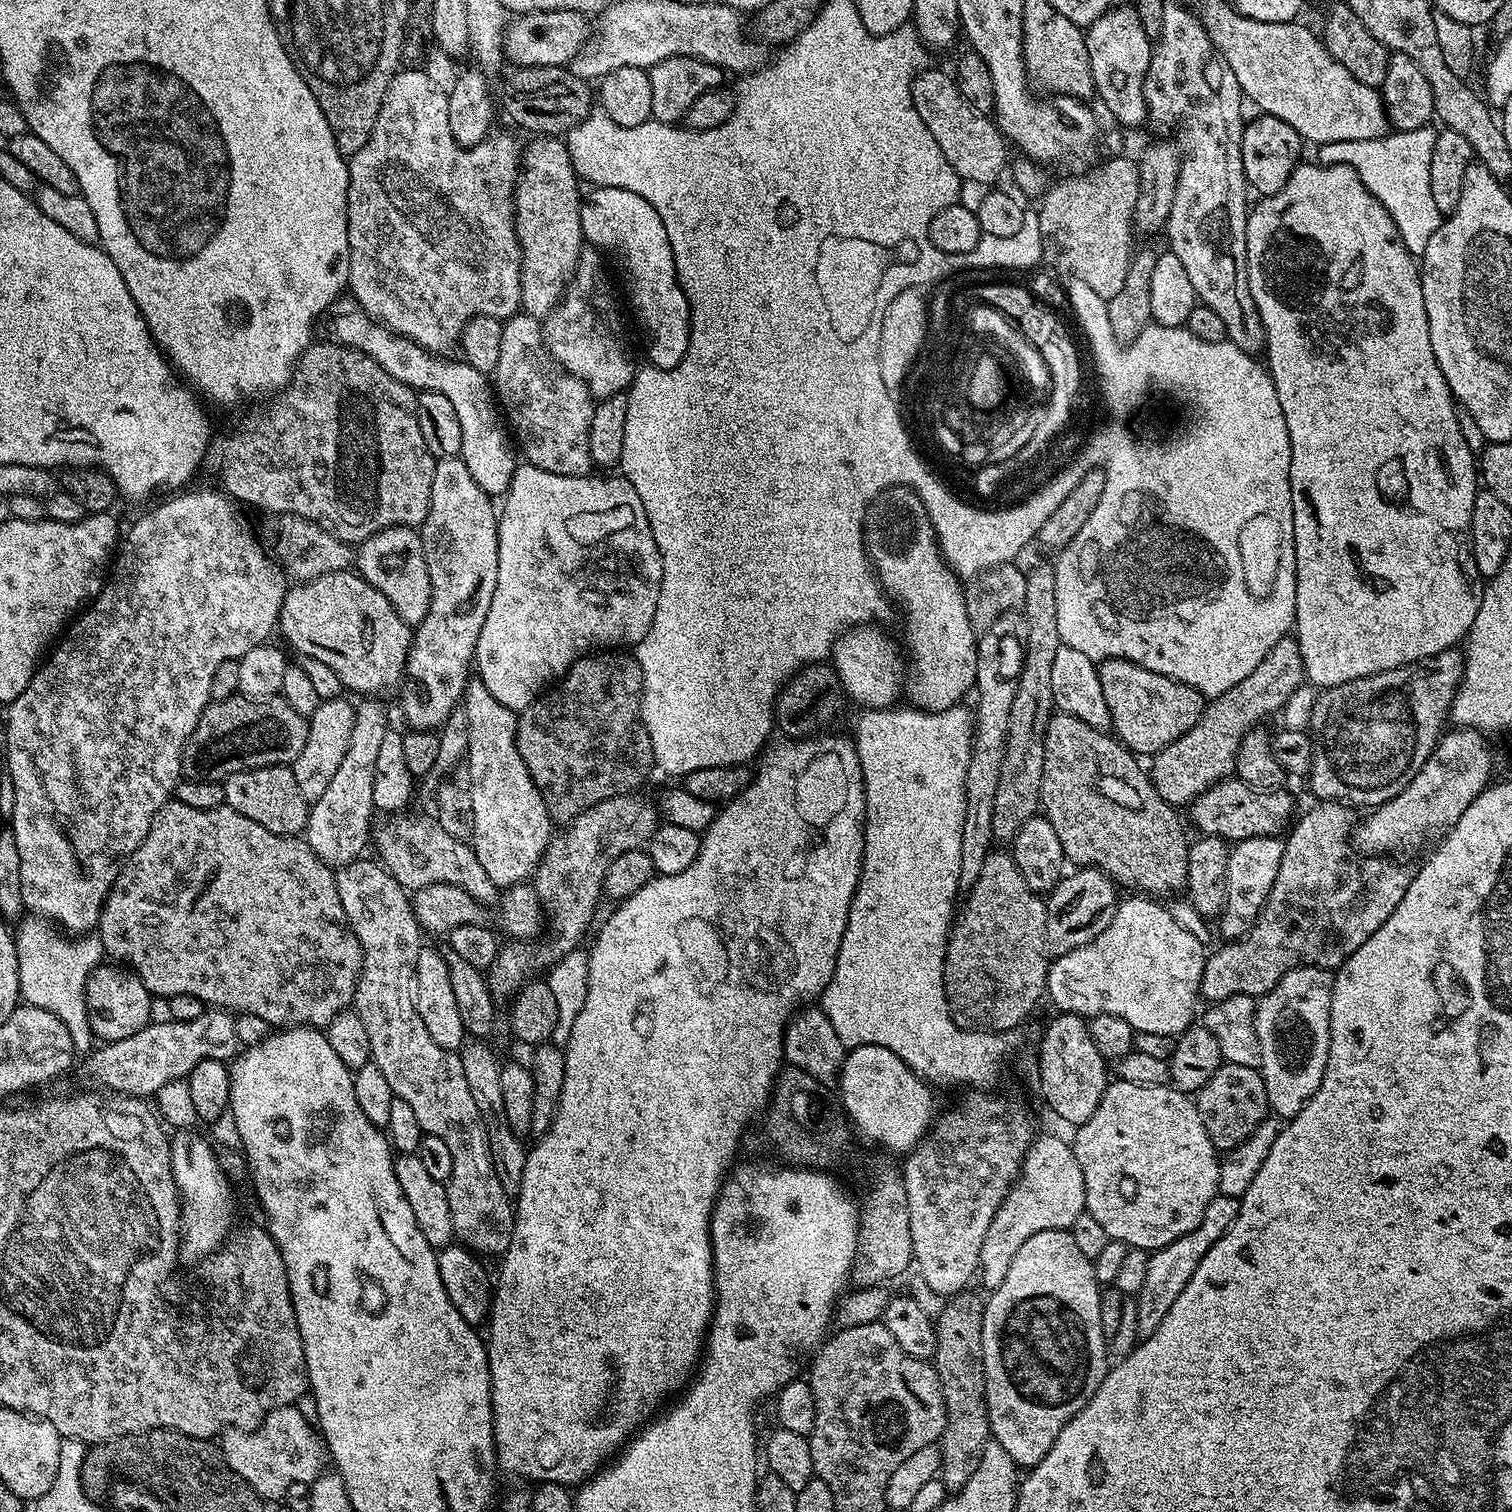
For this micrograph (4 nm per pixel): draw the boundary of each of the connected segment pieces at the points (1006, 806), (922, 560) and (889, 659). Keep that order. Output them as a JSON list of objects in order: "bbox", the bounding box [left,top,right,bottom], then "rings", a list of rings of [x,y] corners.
[{"bbox":[993,564,1060,842],"rings":[[[1036,564],[1026,572],[1026,602],[1022,609],[1026,620],[1024,665],[1020,677],[1015,677],[1016,693],[1010,706],[1008,736],[1005,738],[1004,757],[998,790],[994,799],[993,841],[1011,842],[1031,816],[1041,811],[1040,787],[1044,769],[1044,731],[1054,715],[1054,690],[1050,690],[1050,674],[1054,654],[1060,649],[1058,634],[1058,598],[1056,597],[1056,565]]]},{"bbox":[864,486,978,712],"rings":[[[903,486],[888,488],[872,501],[868,510],[868,519],[864,521],[864,547],[868,550],[868,558],[871,560],[873,568],[876,569],[877,577],[885,593],[887,593],[897,605],[900,603],[901,606],[904,607],[904,640],[908,643],[909,650],[912,651],[912,692],[915,698],[913,701],[919,707],[929,712],[941,712],[946,708],[957,707],[957,705],[963,701],[960,699],[962,699],[968,691],[971,693],[976,686],[976,675],[978,674],[978,650],[976,649],[976,643],[978,634],[970,626],[970,617],[966,615],[966,602],[964,601],[965,585],[962,583],[961,577],[945,563],[944,557],[941,556],[939,542],[936,539],[935,530],[932,528],[931,518],[929,518],[927,514],[924,503],[921,502],[920,497],[917,496],[911,488]]]},{"bbox":[830,624,902,709],"rings":[[[861,624],[840,633],[834,642],[830,663],[835,668],[845,697],[865,709],[886,708],[897,703],[900,692],[902,668],[892,640],[883,632],[883,627]]]}]

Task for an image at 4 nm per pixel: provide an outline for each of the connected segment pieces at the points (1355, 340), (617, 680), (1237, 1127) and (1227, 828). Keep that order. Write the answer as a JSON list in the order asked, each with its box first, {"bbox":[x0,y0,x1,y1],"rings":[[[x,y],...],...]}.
[{"bbox":[1246,162,1485,689],"rings":[[[1301,162],[1290,174],[1286,186],[1278,190],[1278,194],[1257,199],[1251,205],[1246,226],[1246,258],[1248,259],[1248,277],[1250,278],[1250,294],[1254,294],[1254,302],[1258,306],[1258,314],[1262,318],[1264,335],[1266,337],[1266,367],[1272,376],[1274,390],[1282,406],[1282,418],[1286,418],[1286,430],[1290,434],[1290,494],[1292,495],[1292,509],[1294,510],[1294,558],[1296,559],[1296,623],[1294,625],[1294,638],[1300,647],[1304,675],[1307,683],[1317,684],[1317,689],[1337,688],[1340,684],[1354,682],[1358,678],[1366,678],[1370,674],[1378,674],[1386,670],[1394,670],[1403,664],[1413,664],[1431,656],[1437,656],[1448,648],[1456,648],[1467,637],[1472,628],[1474,618],[1482,606],[1484,597],[1485,577],[1481,576],[1478,566],[1474,562],[1472,553],[1472,515],[1474,514],[1474,498],[1478,491],[1478,460],[1462,438],[1458,426],[1458,404],[1452,395],[1450,386],[1434,358],[1434,346],[1430,346],[1430,326],[1426,322],[1426,302],[1422,302],[1422,282],[1418,260],[1403,241],[1398,226],[1382,204],[1363,185],[1358,174],[1347,164],[1322,165],[1317,162]]]},{"bbox":[516,650,654,826],"rings":[[[600,650],[595,654],[585,654],[580,659],[569,664],[568,671],[560,677],[559,681],[553,683],[543,694],[537,696],[529,708],[525,708],[516,718],[516,745],[518,754],[526,762],[526,770],[530,770],[530,778],[534,778],[534,786],[542,794],[546,802],[546,810],[550,814],[553,825],[567,826],[578,814],[582,814],[587,808],[593,808],[598,802],[609,800],[615,796],[632,794],[636,788],[651,772],[654,772],[654,761],[652,759],[652,747],[650,746],[650,734],[646,734],[646,726],[640,717],[640,694],[644,690],[644,675],[640,669],[635,655],[624,650]]]},{"bbox":[1195,1063,1270,1153],"rings":[[[1223,1063],[1220,1069],[1195,1093],[1196,1109],[1202,1114],[1202,1126],[1206,1126],[1206,1134],[1210,1134],[1210,1142],[1221,1153],[1237,1148],[1269,1115],[1270,1109],[1266,1098],[1266,1086],[1259,1071],[1250,1066],[1234,1066]]]},{"bbox":[1190,778,1293,842],"rings":[[[1235,778],[1219,780],[1211,788],[1207,788],[1197,800],[1192,801],[1190,805],[1192,824],[1197,828],[1197,833],[1221,836],[1229,842],[1246,838],[1280,836],[1293,819],[1292,796],[1284,791],[1252,788]]]}]

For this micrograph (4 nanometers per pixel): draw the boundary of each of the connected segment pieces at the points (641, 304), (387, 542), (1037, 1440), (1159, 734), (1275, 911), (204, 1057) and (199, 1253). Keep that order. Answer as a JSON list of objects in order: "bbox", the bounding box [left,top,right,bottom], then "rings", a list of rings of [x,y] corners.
[{"bbox":[580,186,692,368],"rings":[[[618,186],[593,187],[592,193],[583,197],[580,205],[580,221],[584,231],[584,239],[597,252],[609,261],[616,263],[620,276],[624,279],[624,292],[628,295],[628,304],[632,307],[632,316],[644,335],[644,352],[648,355],[647,363],[653,368],[673,368],[682,362],[688,349],[692,333],[692,319],[686,294],[676,277],[674,266],[674,250],[670,246],[670,238],[666,234],[666,226],[662,226],[662,218],[646,198],[633,194],[630,190],[622,190]]]},{"bbox":[354,526,432,626],"rings":[[[405,526],[390,527],[361,541],[354,566],[364,580],[386,595],[403,621],[409,626],[420,624],[429,609],[432,587],[429,567],[426,566],[424,544],[415,529]]]},{"bbox":[982,1228,1110,1469],"rings":[[[1043,1228],[1034,1238],[1018,1249],[1018,1254],[1014,1254],[1014,1262],[1010,1262],[1010,1270],[1006,1274],[1006,1279],[1002,1281],[1002,1286],[991,1289],[984,1306],[984,1321],[982,1322],[982,1354],[984,1355],[984,1377],[986,1378],[986,1402],[988,1403],[988,1421],[992,1427],[992,1440],[998,1443],[1010,1454],[1012,1461],[1021,1469],[1033,1468],[1054,1446],[1054,1438],[1058,1438],[1058,1430],[1074,1414],[1078,1414],[1094,1398],[1098,1386],[1104,1381],[1104,1376],[1108,1373],[1110,1360],[1104,1339],[1102,1338],[1102,1310],[1100,1309],[1101,1284],[1094,1278],[1094,1266],[1092,1261],[1078,1250],[1078,1245],[1074,1242],[1071,1231],[1063,1228]]]},{"bbox":[1096,660,1206,758],"rings":[[[1129,660],[1099,661],[1096,673],[1098,682],[1102,682],[1106,710],[1110,710],[1111,731],[1137,757],[1151,758],[1170,746],[1170,742],[1178,742],[1204,713],[1206,697],[1201,692]]]},{"bbox":[1200,802,1409,1002],"rings":[[[1316,802],[1313,805],[1313,808],[1300,821],[1297,819],[1291,825],[1290,831],[1284,840],[1282,862],[1278,866],[1278,878],[1274,878],[1274,886],[1266,898],[1264,909],[1258,914],[1258,918],[1252,923],[1252,927],[1248,929],[1248,933],[1241,936],[1239,940],[1230,940],[1221,943],[1221,948],[1213,956],[1211,953],[1205,959],[1204,973],[1202,974],[1202,982],[1200,983],[1200,996],[1203,999],[1206,998],[1205,1001],[1215,1002],[1217,1000],[1225,1000],[1226,998],[1234,998],[1235,996],[1262,997],[1270,990],[1274,990],[1276,983],[1292,968],[1327,968],[1329,970],[1339,968],[1341,964],[1346,962],[1346,958],[1350,958],[1350,954],[1354,954],[1354,950],[1358,950],[1358,946],[1362,946],[1362,942],[1366,942],[1366,938],[1370,938],[1370,934],[1374,934],[1374,930],[1378,930],[1378,926],[1382,926],[1382,922],[1386,922],[1386,918],[1390,918],[1390,914],[1394,914],[1398,902],[1402,902],[1402,898],[1408,889],[1409,873],[1406,874],[1398,865],[1391,864],[1388,861],[1391,859],[1381,858],[1376,854],[1365,855],[1363,857],[1364,861],[1359,864],[1352,857],[1354,848],[1350,843],[1350,837],[1354,832],[1354,819],[1352,820],[1351,814],[1348,813],[1351,811],[1339,802]]]},{"bbox":[84,1010,241,1098],"rings":[[[205,1010],[202,1018],[194,1018],[194,1022],[150,1022],[138,1030],[138,1034],[130,1034],[130,1038],[101,1043],[85,1059],[89,1060],[85,1062],[84,1068],[98,1083],[105,1084],[100,1086],[109,1093],[152,1098],[170,1082],[187,1078],[198,1062],[231,1062],[236,1059],[241,1048],[233,1013],[228,1010]]]},{"bbox":[170,1130,236,1266],"rings":[[[196,1130],[173,1131],[170,1143],[172,1177],[180,1192],[179,1259],[196,1266],[211,1256],[230,1235],[232,1215],[236,1212],[236,1204],[232,1201],[232,1184],[217,1157],[212,1157],[213,1145],[208,1145]]]}]

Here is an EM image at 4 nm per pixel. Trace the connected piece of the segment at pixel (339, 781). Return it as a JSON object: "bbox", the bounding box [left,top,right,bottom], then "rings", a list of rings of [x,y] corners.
{"bbox":[308,698,390,866],"rings":[[[364,698],[359,701],[361,704],[355,705],[354,730],[350,733],[350,746],[346,746],[346,758],[342,758],[334,778],[330,778],[330,786],[326,786],[322,798],[311,801],[308,810],[308,845],[321,862],[329,866],[349,864],[370,844],[374,817],[374,766],[382,737],[390,731],[388,712],[382,701],[380,698]]]}

